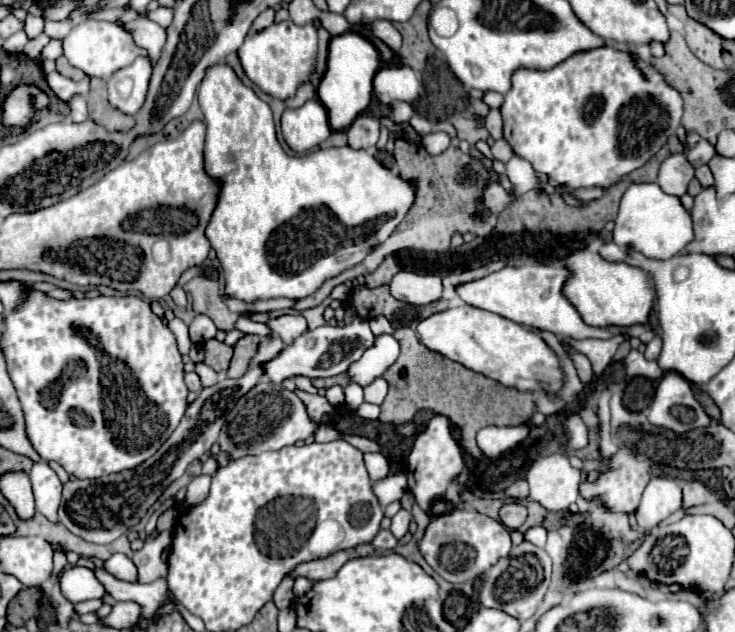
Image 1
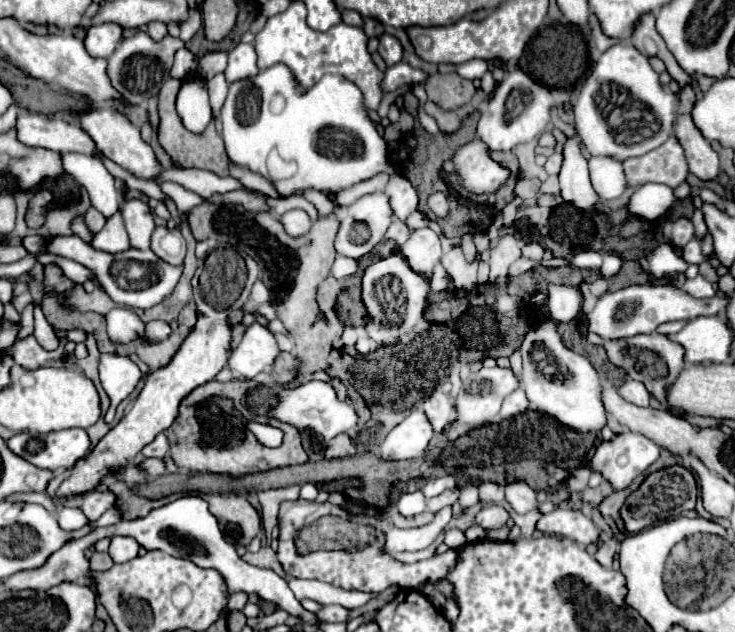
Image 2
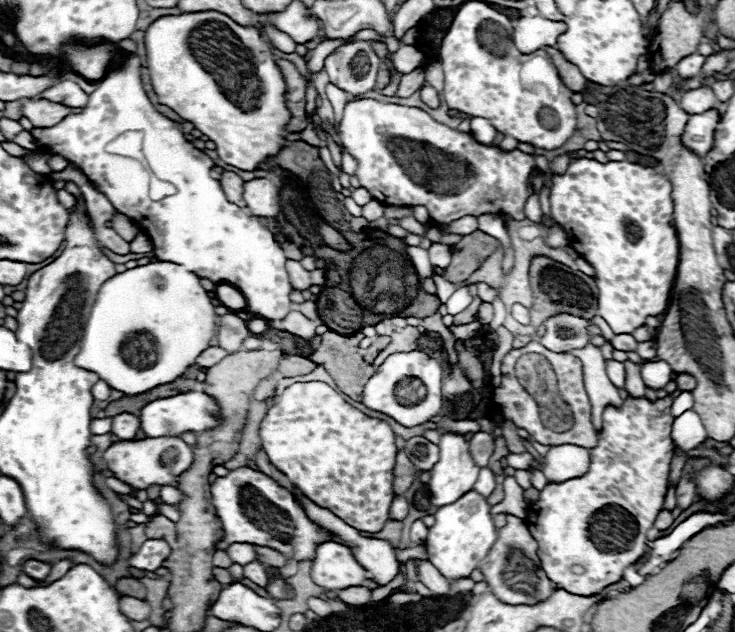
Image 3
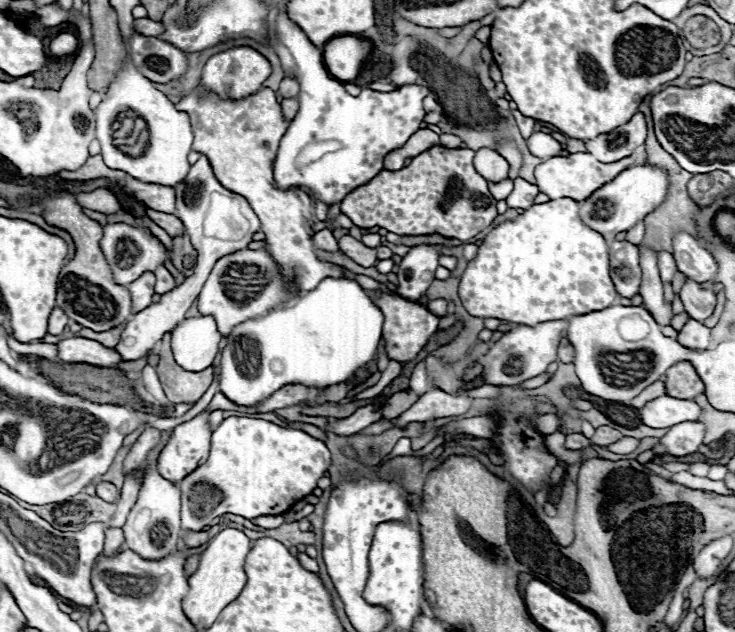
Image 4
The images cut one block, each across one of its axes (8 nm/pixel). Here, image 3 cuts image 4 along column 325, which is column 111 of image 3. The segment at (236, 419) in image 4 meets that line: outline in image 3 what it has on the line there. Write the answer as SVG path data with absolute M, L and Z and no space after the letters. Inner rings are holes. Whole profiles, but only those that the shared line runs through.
M144 438L144 440L118 440L102 454L108 470L114 478L128 484L132 490L148 490L158 484L172 484L172 476L180 476L192 464L192 448L180 438Z

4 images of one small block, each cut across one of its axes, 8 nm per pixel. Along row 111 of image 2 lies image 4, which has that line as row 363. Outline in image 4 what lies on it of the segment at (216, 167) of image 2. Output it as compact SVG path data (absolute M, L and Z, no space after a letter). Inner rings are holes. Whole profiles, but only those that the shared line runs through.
M166 334L162 338L162 346L160 346L160 362L156 366L162 388L168 396L168 400L172 404L196 404L202 394L208 390L208 386L212 384L212 368L206 368L204 372L186 372L182 370L174 358L172 358L172 350L170 350L170 334Z

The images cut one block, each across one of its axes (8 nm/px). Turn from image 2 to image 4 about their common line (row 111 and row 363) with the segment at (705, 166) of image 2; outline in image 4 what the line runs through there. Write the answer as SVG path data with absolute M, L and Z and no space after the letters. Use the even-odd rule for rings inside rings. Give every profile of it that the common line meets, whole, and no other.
M678 362L666 372L666 394L682 400L692 400L698 394L704 394L704 384L696 374L690 362Z

